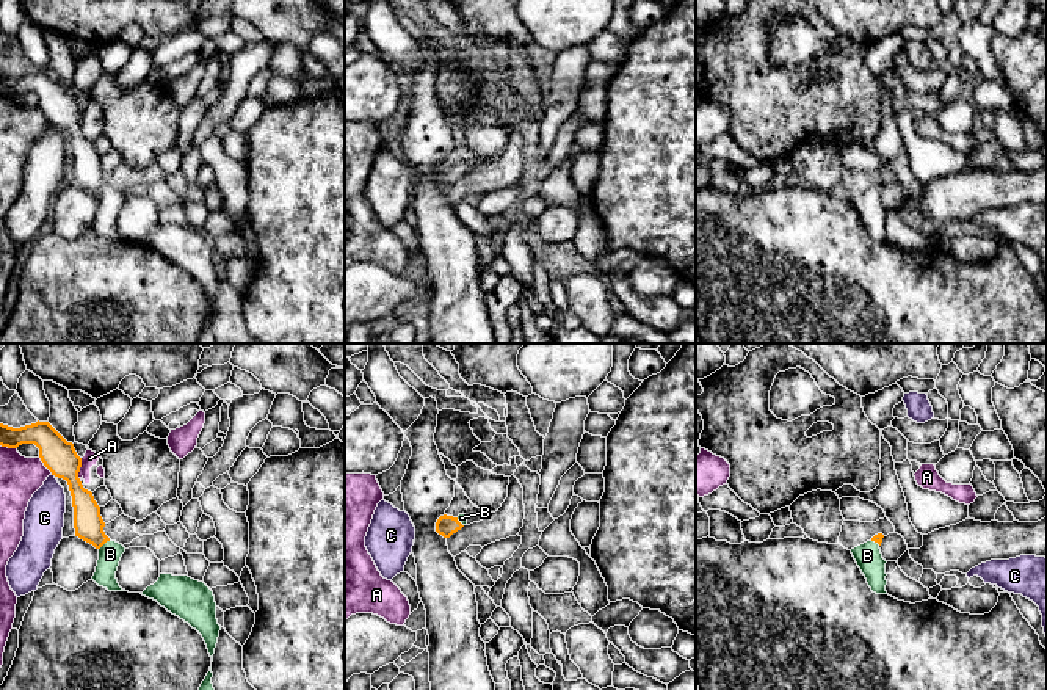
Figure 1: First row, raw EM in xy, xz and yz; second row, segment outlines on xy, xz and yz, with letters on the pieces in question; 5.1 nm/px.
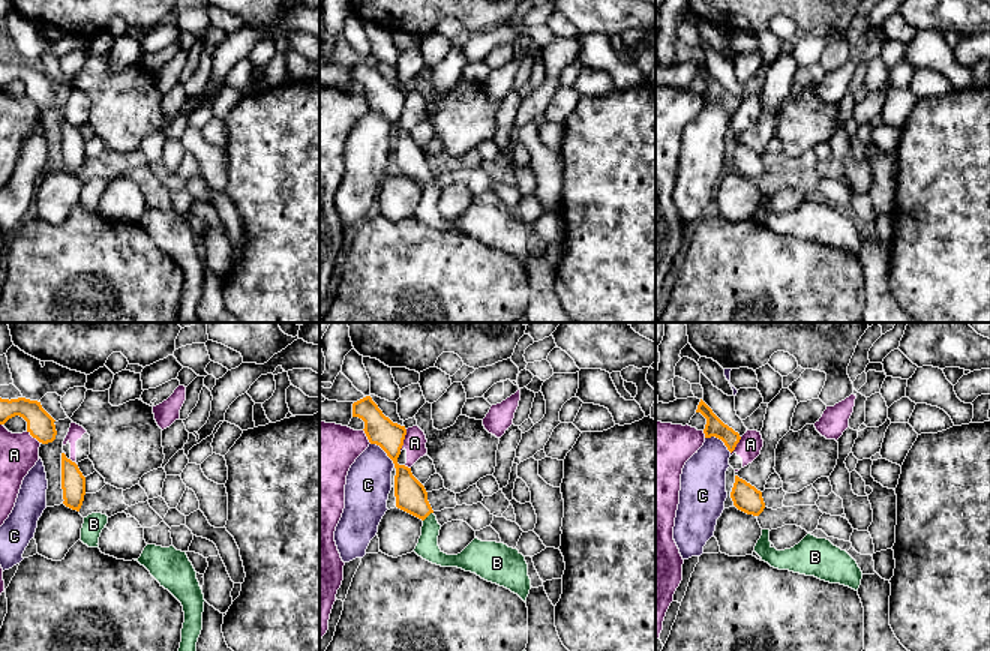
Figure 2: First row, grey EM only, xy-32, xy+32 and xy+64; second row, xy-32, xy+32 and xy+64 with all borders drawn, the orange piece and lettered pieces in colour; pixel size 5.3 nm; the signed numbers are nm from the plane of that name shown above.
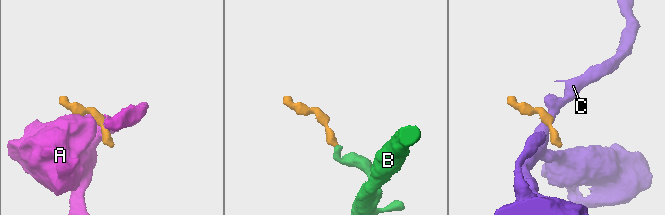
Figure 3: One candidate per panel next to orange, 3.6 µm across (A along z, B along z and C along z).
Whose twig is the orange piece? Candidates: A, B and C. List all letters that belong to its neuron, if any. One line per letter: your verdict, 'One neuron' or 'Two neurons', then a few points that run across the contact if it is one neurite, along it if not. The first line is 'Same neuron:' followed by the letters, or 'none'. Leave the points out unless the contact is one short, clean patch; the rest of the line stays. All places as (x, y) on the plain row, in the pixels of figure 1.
Same neuron: B
A: Two neurons
B: One neuron. Line: xy (88, 173), (104, 192), (110, 203)
C: Two neurons. Line: xy (50, 123), (55, 124)

